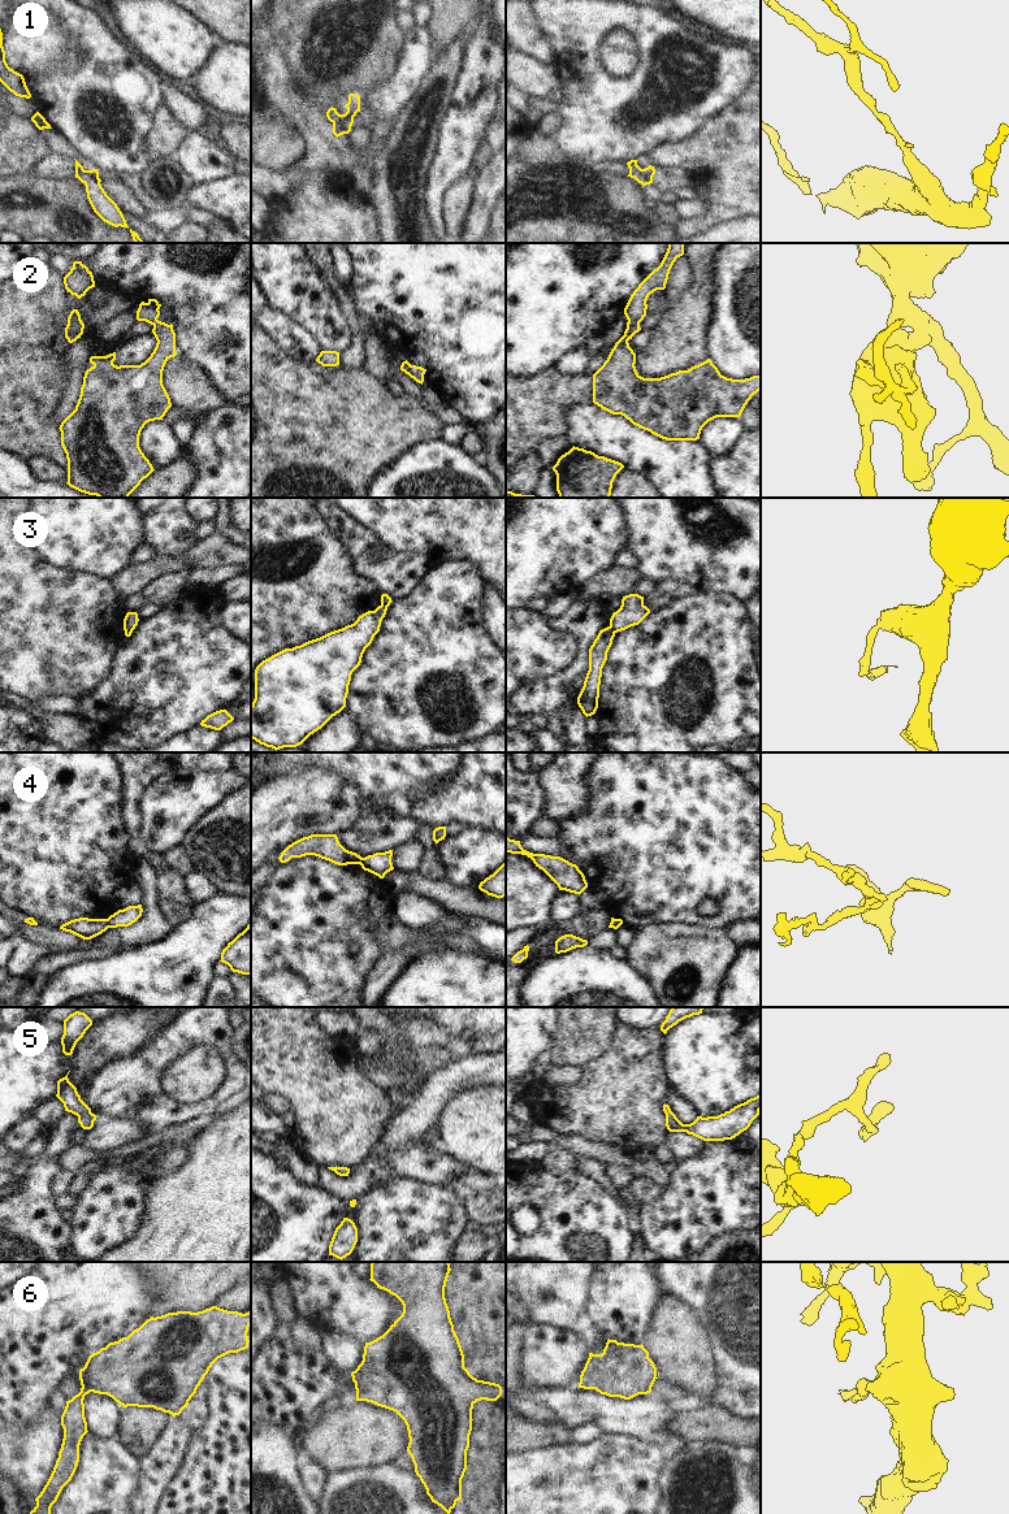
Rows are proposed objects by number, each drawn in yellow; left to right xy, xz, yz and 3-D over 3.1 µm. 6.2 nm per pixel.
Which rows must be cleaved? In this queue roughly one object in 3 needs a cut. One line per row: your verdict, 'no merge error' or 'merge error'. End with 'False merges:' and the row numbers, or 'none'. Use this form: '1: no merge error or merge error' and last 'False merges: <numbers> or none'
1: no merge error
2: no merge error
3: merge error
4: merge error
5: no merge error
6: no merge error
False merges: 3, 4

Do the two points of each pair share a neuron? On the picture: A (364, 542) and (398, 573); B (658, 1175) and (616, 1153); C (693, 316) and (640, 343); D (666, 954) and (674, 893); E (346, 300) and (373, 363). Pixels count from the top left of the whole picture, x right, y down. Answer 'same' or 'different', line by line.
A: same
B: same
C: different
D: different
E: same

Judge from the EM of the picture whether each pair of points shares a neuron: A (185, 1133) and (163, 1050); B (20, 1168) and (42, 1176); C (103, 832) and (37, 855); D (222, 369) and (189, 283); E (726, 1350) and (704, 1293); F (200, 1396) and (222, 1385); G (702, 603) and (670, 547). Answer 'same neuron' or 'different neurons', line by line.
A: different neurons
B: different neurons
C: same neuron
D: same neuron
E: same neuron
F: different neurons
G: different neurons

